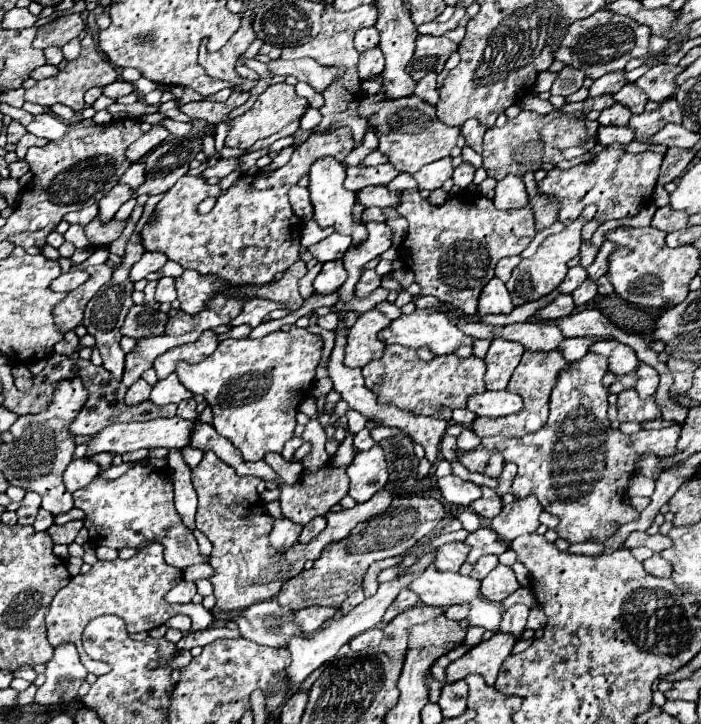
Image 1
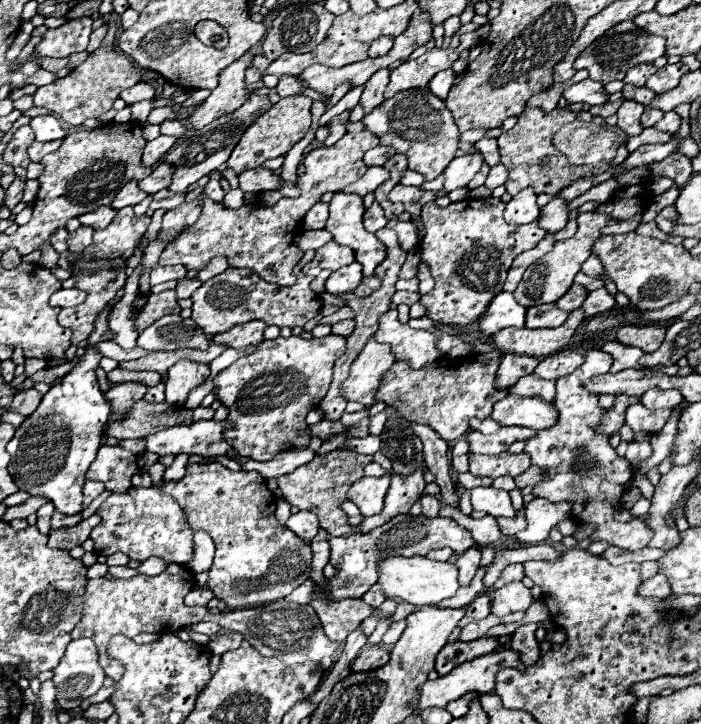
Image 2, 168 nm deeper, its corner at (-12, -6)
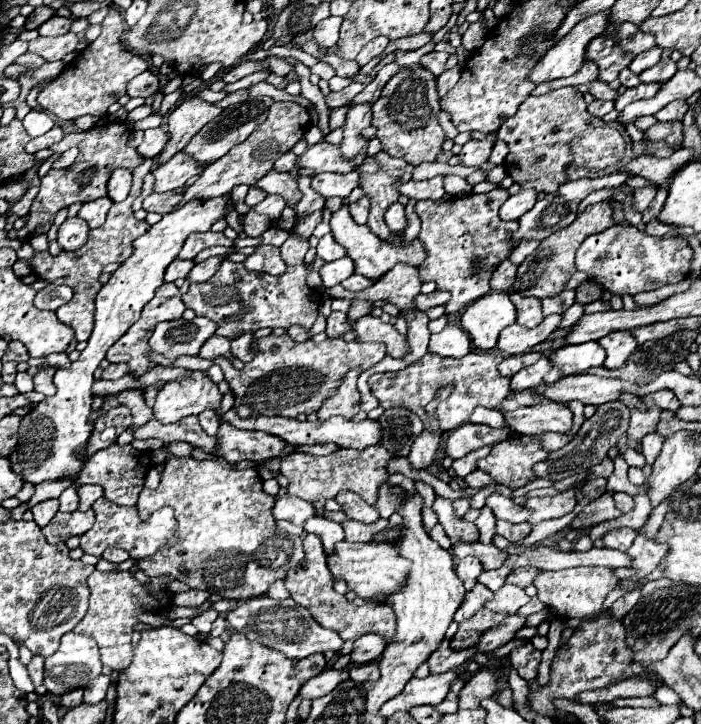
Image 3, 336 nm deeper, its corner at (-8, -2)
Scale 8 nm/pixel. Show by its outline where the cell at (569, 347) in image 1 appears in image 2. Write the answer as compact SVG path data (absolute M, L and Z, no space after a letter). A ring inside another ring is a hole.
M562 350L560 354L544 358L536 366L536 376L546 378L546 380L558 380L560 376L572 374L576 368L580 368L584 362L584 354L578 350Z

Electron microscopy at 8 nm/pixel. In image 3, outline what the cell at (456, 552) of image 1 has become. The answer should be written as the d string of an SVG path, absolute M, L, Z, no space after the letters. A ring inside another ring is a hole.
M474 556L464 558L464 560L460 560L460 562L456 564L456 574L458 574L458 578L462 580L464 588L466 588L466 590L472 590L472 588L476 586L476 582L478 582L478 576L482 574L482 564L480 564L480 560L474 558Z

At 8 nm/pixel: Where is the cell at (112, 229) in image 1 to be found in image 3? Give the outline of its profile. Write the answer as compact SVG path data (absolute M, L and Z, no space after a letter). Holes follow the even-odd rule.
M144 158L142 164L132 171L130 196L120 204L112 204L112 208L108 210L106 222L100 228L90 230L88 242L80 250L76 250L76 252L62 250L58 256L52 256L50 252L34 252L34 256L28 260L30 266L32 266L32 272L38 278L42 278L50 284L66 284L74 290L74 298L68 304L64 304L62 308L58 308L56 316L58 316L60 322L68 324L74 330L78 342L88 340L90 334L92 334L92 328L94 328L94 298L96 298L96 294L102 286L98 282L98 276L100 276L102 268L110 262L124 262L132 254L132 242L150 228L146 220L136 220L134 210L132 210L132 202L140 196L144 176L150 172L152 164L154 164L152 158Z

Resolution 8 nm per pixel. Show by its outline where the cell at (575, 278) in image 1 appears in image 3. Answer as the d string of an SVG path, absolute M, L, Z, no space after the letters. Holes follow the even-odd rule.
M564 290L564 292L556 294L556 296L542 298L542 310L544 310L544 316L550 316L550 314L562 314L562 312L566 312L572 304L574 304L574 290Z

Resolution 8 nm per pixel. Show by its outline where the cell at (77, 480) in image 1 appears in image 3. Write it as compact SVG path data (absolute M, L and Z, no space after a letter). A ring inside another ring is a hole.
M78 486L78 510L84 512L102 496L102 486Z

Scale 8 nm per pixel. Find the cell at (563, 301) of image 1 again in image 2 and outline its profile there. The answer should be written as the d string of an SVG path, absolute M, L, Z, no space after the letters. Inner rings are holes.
M556 304L532 306L526 310L528 328L558 328L568 320L568 312L560 310Z

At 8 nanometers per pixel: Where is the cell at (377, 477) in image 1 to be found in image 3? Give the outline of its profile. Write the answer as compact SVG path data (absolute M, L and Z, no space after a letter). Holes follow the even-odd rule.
M340 492L336 496L336 502L342 506L344 514L348 520L358 520L364 524L372 524L380 518L380 514L376 512L374 506L368 506L358 494L354 492Z

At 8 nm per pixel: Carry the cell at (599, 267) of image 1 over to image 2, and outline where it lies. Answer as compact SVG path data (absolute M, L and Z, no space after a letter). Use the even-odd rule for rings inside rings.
M600 288L600 290L594 290L594 292L588 294L588 298L584 300L582 308L584 308L586 318L594 318L598 314L604 314L604 312L612 310L614 304L616 304L614 296L606 288Z

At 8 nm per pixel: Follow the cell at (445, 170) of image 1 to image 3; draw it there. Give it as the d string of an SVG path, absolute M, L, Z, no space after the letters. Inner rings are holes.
M496 132L494 134L488 134L484 140L468 140L464 146L462 146L462 152L460 152L460 160L462 160L462 166L482 166L484 162L488 162L490 158L490 152L492 152L492 146L496 142Z

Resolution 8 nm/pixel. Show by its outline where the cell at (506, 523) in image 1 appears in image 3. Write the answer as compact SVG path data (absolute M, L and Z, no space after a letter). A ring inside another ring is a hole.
M566 490L558 496L542 496L542 498L528 498L526 508L532 510L530 524L538 524L548 518L560 518L568 512L572 512L576 506L576 494L574 490Z

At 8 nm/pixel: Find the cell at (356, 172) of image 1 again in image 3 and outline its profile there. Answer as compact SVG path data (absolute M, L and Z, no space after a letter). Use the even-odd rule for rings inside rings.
M348 172L348 174L316 174L312 178L312 190L316 190L320 196L330 198L330 196L340 196L346 198L352 188L358 186L358 172Z

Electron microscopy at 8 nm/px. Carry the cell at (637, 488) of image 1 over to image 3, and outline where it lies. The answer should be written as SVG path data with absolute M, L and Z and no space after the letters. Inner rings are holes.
M656 432L644 436L644 440L642 440L642 448L644 450L642 450L642 454L644 454L648 464L654 464L654 460L658 458L658 454L662 450L662 444L664 444L664 438L660 434L656 434Z

